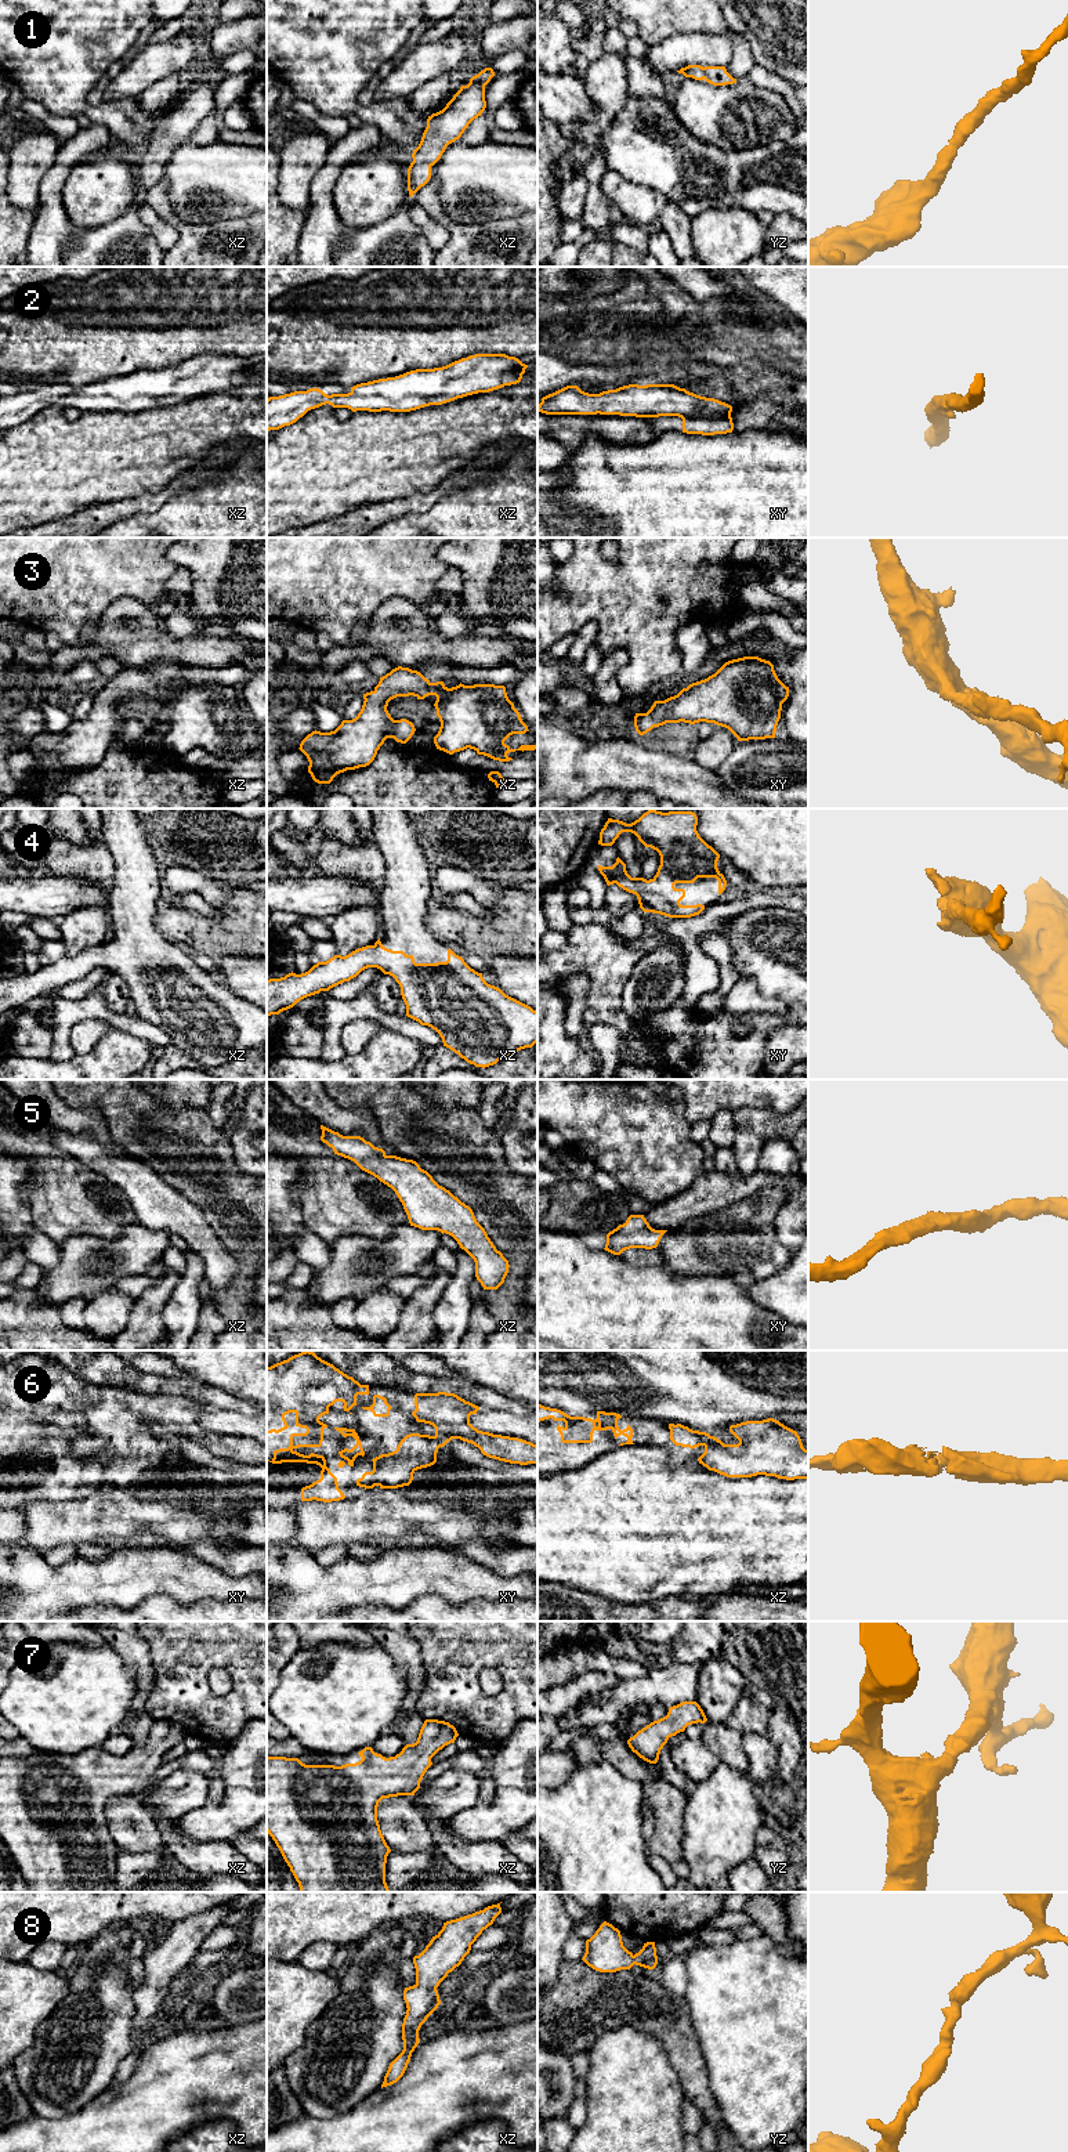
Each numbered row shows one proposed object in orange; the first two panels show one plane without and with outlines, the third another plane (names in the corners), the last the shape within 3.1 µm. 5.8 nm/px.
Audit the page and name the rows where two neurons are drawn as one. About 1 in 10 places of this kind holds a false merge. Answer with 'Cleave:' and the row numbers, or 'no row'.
Cleave: no row

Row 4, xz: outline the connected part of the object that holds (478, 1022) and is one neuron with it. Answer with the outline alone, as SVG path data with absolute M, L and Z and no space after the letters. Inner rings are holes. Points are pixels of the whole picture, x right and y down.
M380 938L373 945L358 948L345 956L334 955L326 962L318 962L305 973L292 972L285 977L267 980L267 1017L293 1008L307 997L350 981L368 968L377 968L392 976L401 987L406 1016L435 1030L444 1046L475 1067L493 1066L537 1042L537 1012L488 984L482 973L471 969L450 948L446 962L416 963L413 955L388 950Z

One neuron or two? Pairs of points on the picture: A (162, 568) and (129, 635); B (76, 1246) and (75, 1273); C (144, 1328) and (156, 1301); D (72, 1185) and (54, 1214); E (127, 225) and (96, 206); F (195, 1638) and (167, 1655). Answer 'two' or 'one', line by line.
A: two
B: one
C: one
D: one
E: two
F: one

